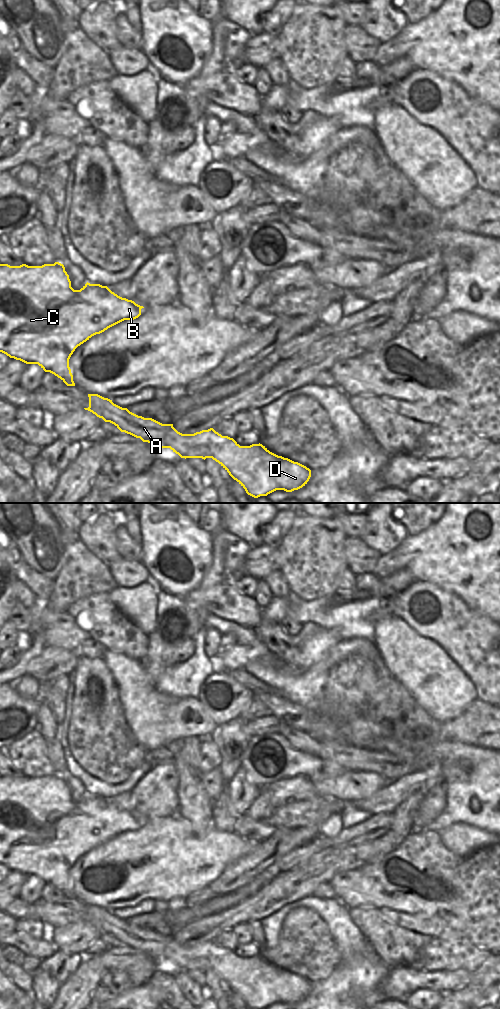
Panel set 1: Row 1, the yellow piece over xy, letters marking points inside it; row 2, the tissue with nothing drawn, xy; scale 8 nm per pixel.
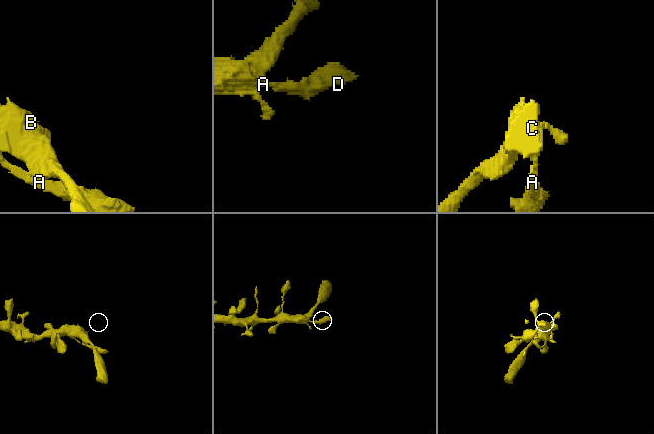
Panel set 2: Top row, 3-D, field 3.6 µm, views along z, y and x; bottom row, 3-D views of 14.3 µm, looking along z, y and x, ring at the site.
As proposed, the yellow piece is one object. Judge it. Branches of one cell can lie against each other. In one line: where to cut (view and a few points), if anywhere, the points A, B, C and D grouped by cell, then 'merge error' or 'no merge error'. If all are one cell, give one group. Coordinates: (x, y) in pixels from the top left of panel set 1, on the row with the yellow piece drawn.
cut none; groups A B C D; no merge error

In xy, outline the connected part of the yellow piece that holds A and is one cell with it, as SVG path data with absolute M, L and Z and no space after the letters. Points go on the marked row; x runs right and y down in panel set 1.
M88 394L88 397L89 407L84 409L114 424L121 432L140 438L154 448L170 448L181 458L212 458L254 498L276 490L298 490L311 477L309 468L270 452L260 443L240 446L213 428L182 434L173 424L138 416L98 394Z

